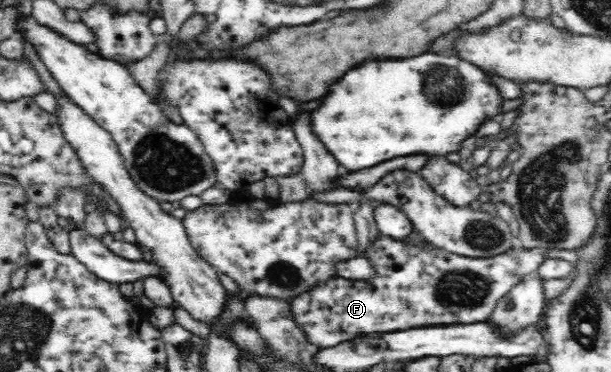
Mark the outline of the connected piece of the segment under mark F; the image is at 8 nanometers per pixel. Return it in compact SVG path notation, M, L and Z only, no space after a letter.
M383 236L381 239L377 240L377 242L369 248L369 254L367 254L367 257L369 257L369 260L373 261L373 265L375 265L375 267L377 267L377 271L379 271L379 274L377 274L377 277L373 278L373 280L365 282L355 281L352 279L342 279L341 277L338 277L337 279L318 287L316 290L313 290L312 293L303 294L300 298L297 298L295 301L289 303L289 318L293 319L293 323L295 323L295 326L300 330L302 337L305 338L307 343L313 345L313 347L319 348L325 346L337 346L339 342L345 342L358 337L359 335L370 332L405 330L408 328L429 325L467 325L483 323L487 320L487 316L495 310L495 306L497 306L499 298L503 298L503 296L505 296L505 294L507 294L509 290L515 286L517 280L521 278L520 274L529 273L533 275L537 266L539 266L541 261L545 258L542 251L521 248L519 248L518 252L513 252L513 254L494 254L493 256L487 258L464 257L455 253L450 253L449 251L443 249L437 249L433 246L423 250L407 250L404 246L401 246L395 238L391 238L389 236Z

